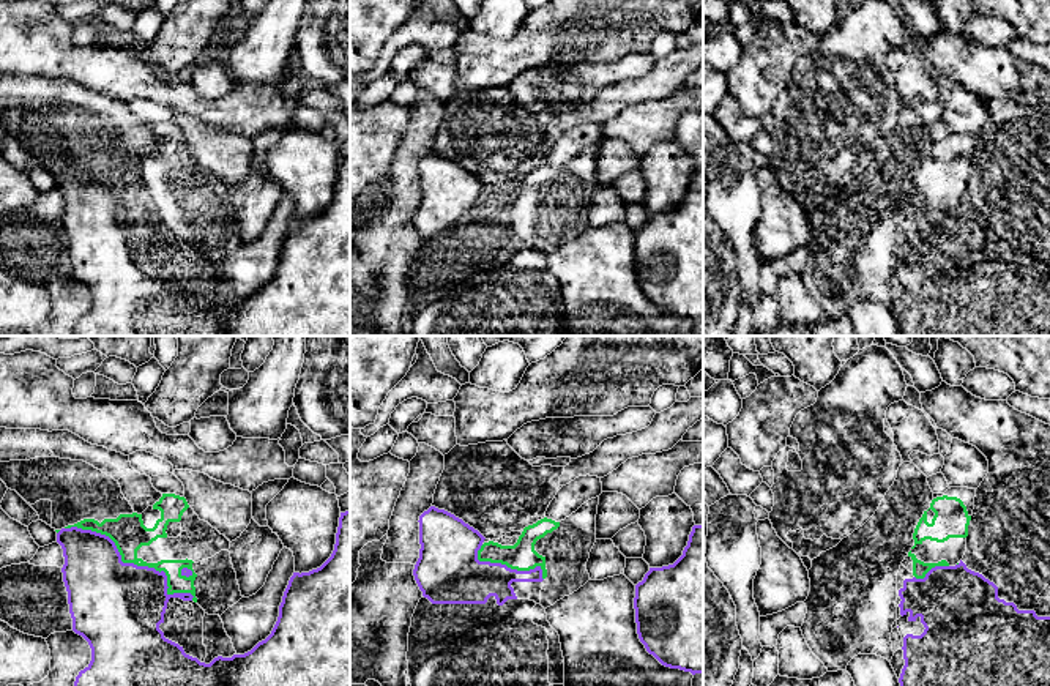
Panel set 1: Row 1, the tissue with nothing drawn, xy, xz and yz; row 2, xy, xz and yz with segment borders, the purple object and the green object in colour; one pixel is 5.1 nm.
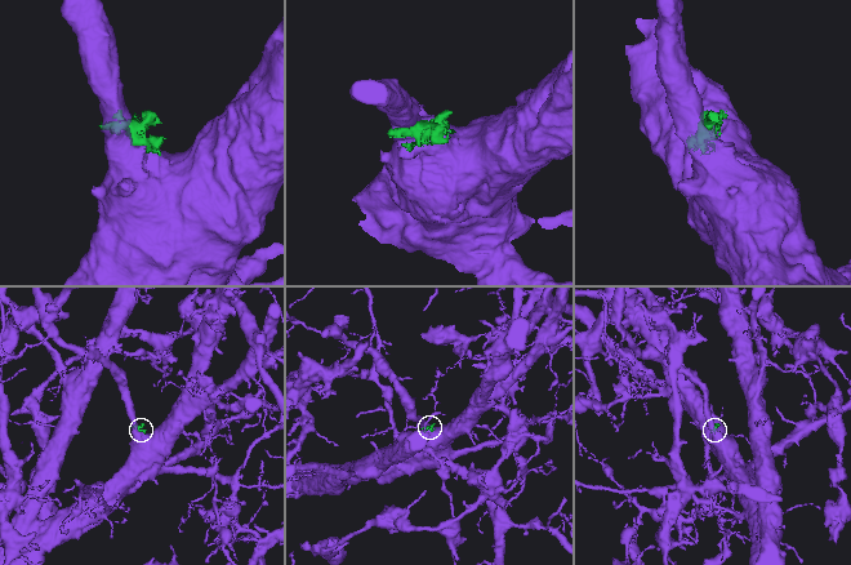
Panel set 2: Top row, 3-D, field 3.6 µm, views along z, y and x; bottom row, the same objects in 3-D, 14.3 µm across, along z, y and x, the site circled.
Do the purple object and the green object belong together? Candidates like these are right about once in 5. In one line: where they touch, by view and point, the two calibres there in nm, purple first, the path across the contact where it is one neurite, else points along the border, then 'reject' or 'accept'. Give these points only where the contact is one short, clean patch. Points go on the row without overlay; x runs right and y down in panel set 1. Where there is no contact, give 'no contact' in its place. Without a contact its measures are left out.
contact xy (133, 210); calibres 460 and 180 nm; reject

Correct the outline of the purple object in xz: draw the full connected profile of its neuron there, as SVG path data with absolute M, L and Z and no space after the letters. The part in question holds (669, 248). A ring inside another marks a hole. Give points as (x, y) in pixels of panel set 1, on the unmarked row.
M694 172L683 202L668 213L650 214L635 232L635 270L640 289L662 312L703 320L703 172Z

